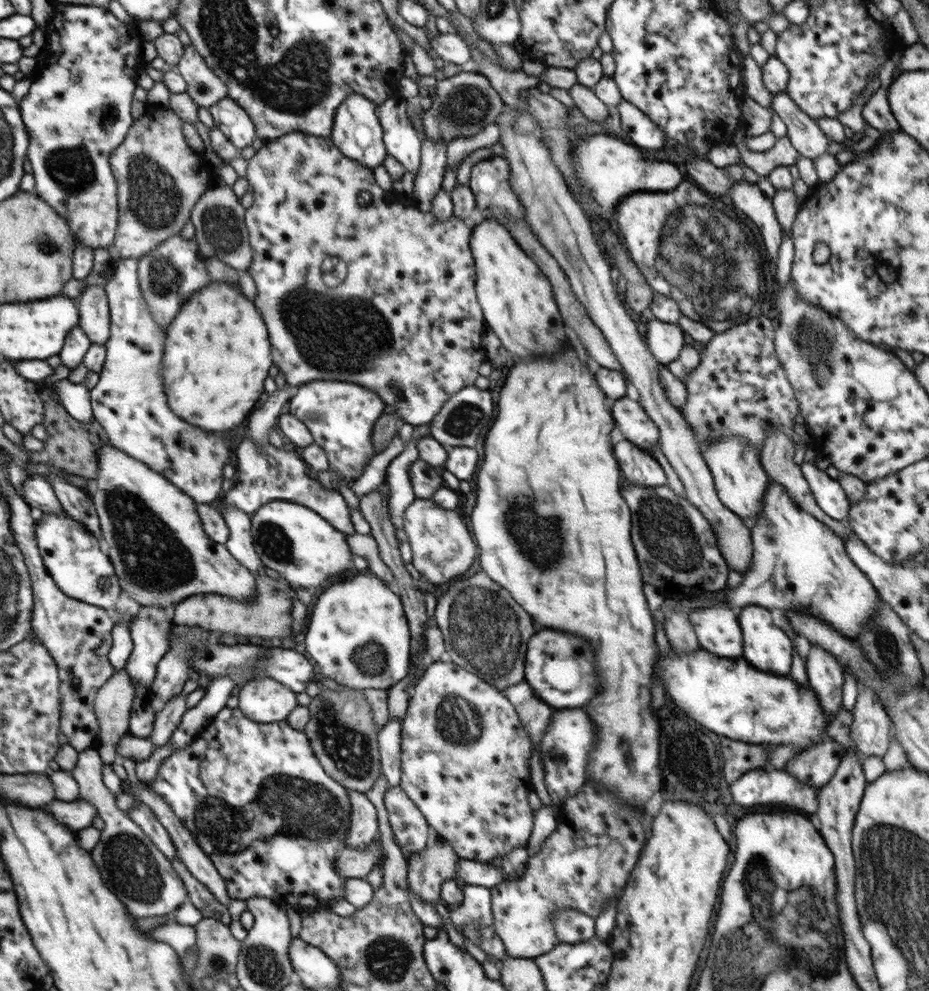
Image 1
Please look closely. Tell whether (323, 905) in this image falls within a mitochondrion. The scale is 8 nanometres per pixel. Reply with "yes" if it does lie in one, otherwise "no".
no

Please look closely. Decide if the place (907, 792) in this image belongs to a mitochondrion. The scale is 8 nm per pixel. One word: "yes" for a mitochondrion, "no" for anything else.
no

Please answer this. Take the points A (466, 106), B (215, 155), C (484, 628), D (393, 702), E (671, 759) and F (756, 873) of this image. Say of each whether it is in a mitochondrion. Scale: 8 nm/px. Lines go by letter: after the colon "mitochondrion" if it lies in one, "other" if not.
A: mitochondrion
B: other
C: mitochondrion
D: other
E: other
F: mitochondrion

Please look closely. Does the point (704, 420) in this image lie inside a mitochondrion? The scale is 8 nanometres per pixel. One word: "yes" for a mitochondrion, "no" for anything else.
yes

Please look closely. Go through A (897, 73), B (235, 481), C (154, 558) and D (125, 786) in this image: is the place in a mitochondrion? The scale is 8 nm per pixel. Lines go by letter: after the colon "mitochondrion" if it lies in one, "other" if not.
A: other
B: other
C: mitochondrion
D: other

